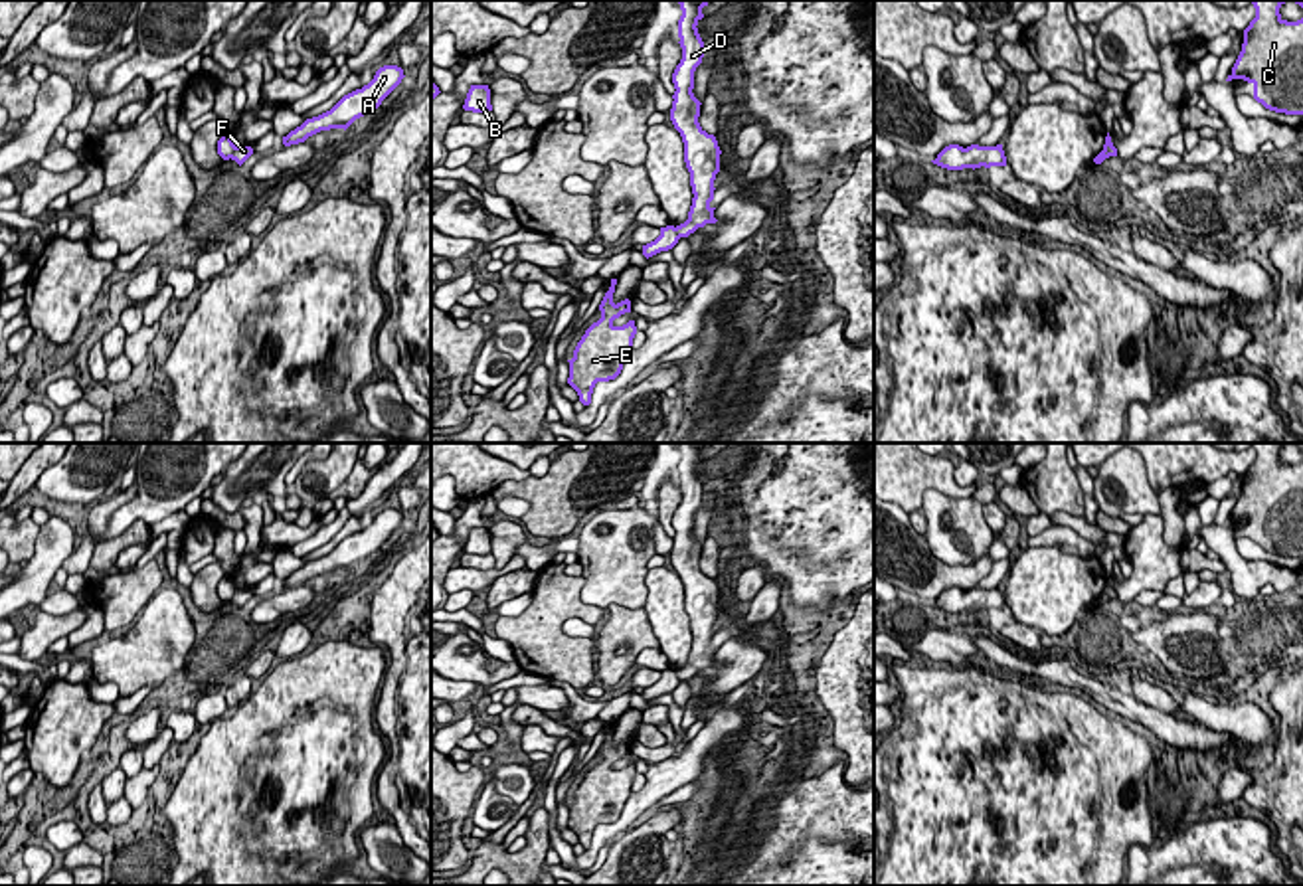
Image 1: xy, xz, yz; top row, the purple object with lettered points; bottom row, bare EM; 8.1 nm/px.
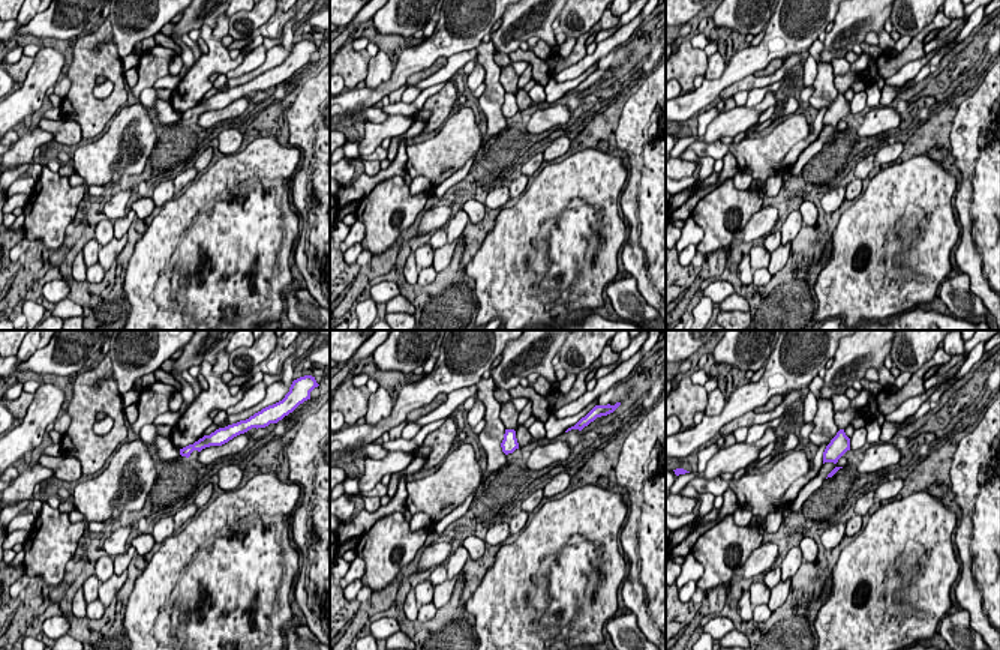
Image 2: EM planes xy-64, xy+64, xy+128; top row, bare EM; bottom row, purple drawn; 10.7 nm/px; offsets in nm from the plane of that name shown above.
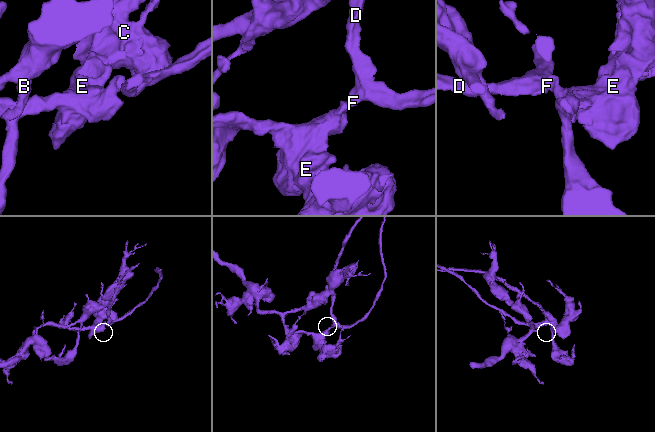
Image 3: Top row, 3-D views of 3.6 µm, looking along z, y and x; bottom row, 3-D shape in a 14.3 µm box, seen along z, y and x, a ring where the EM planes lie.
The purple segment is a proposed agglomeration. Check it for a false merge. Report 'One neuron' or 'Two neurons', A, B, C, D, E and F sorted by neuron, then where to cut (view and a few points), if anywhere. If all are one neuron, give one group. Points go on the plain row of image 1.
Two neurons. Groups: A D F / B C E. Split along xy (236, 590), (230, 600)

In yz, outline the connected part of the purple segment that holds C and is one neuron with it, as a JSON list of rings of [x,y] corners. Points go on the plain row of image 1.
[[[1252,443],[1256,461],[1244,473],[1242,494],[1226,524],[1254,528],[1254,542],[1265,552],[1303,558],[1303,461],[1287,465],[1279,451],[1303,443]]]

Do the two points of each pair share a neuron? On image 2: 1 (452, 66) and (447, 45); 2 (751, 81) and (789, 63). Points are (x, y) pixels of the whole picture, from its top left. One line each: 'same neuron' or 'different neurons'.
1: different neurons
2: same neuron

